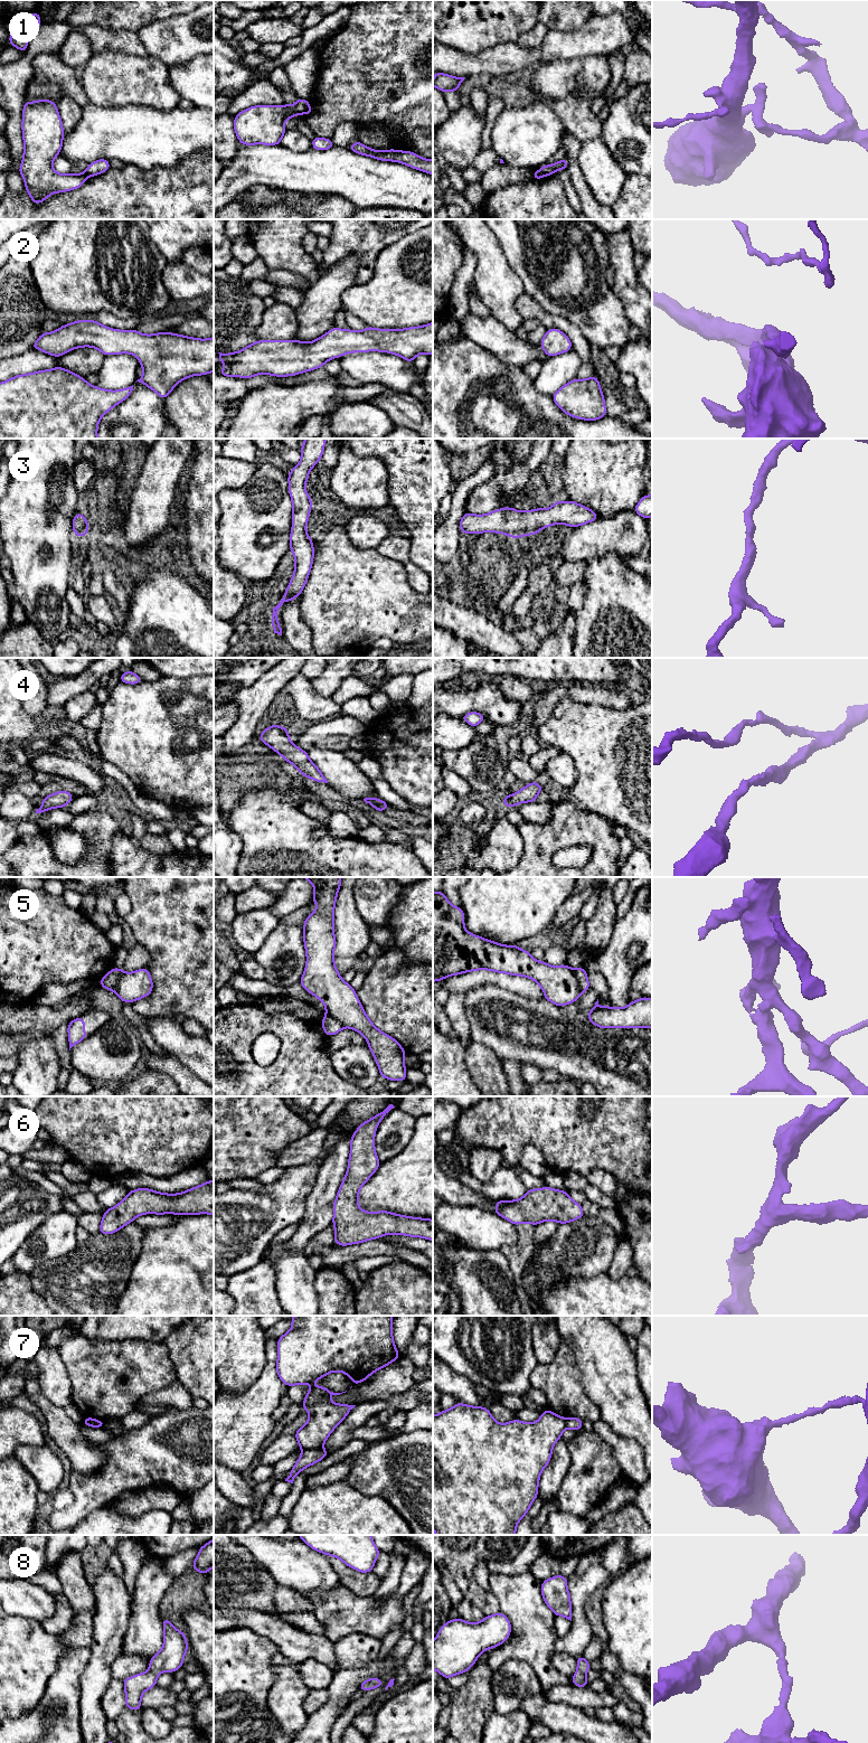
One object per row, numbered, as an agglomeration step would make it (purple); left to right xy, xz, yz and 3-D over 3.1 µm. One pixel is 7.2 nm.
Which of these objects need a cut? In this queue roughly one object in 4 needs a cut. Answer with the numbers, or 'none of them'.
1, 7

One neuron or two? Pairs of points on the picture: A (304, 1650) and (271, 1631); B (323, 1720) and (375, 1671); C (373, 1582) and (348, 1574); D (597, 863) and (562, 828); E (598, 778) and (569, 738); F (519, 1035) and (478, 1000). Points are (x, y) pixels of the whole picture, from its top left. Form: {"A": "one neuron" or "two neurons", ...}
{"A": "one neuron", "B": "one neuron", "C": "one neuron", "D": "one neuron", "E": "one neuron", "F": "one neuron"}

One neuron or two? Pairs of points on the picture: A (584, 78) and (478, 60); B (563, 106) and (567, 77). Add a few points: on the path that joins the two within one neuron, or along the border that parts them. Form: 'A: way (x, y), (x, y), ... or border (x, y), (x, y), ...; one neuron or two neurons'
A: border (559, 58), (544, 60), (534, 67); two neurons
B: border (538, 96), (564, 99), (579, 87), (591, 99); two neurons

